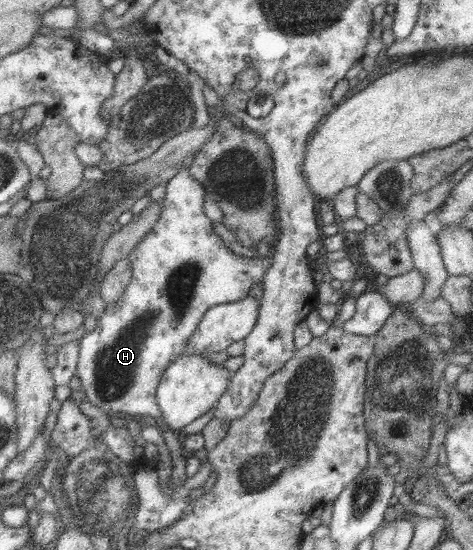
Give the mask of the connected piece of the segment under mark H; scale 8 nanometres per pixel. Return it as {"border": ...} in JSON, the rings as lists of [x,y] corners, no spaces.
{"border":[[[181,168],[166,182],[163,206],[154,226],[127,255],[132,268],[131,278],[122,295],[105,304],[104,311],[95,319],[94,329],[79,339],[75,375],[81,383],[85,399],[106,415],[150,417],[159,421],[155,391],[162,373],[176,356],[184,353],[190,336],[200,323],[204,312],[214,305],[238,301],[248,295],[250,287],[262,279],[271,262],[270,254],[247,258],[226,248],[212,229],[212,222],[204,215],[202,204],[205,191]]]}

